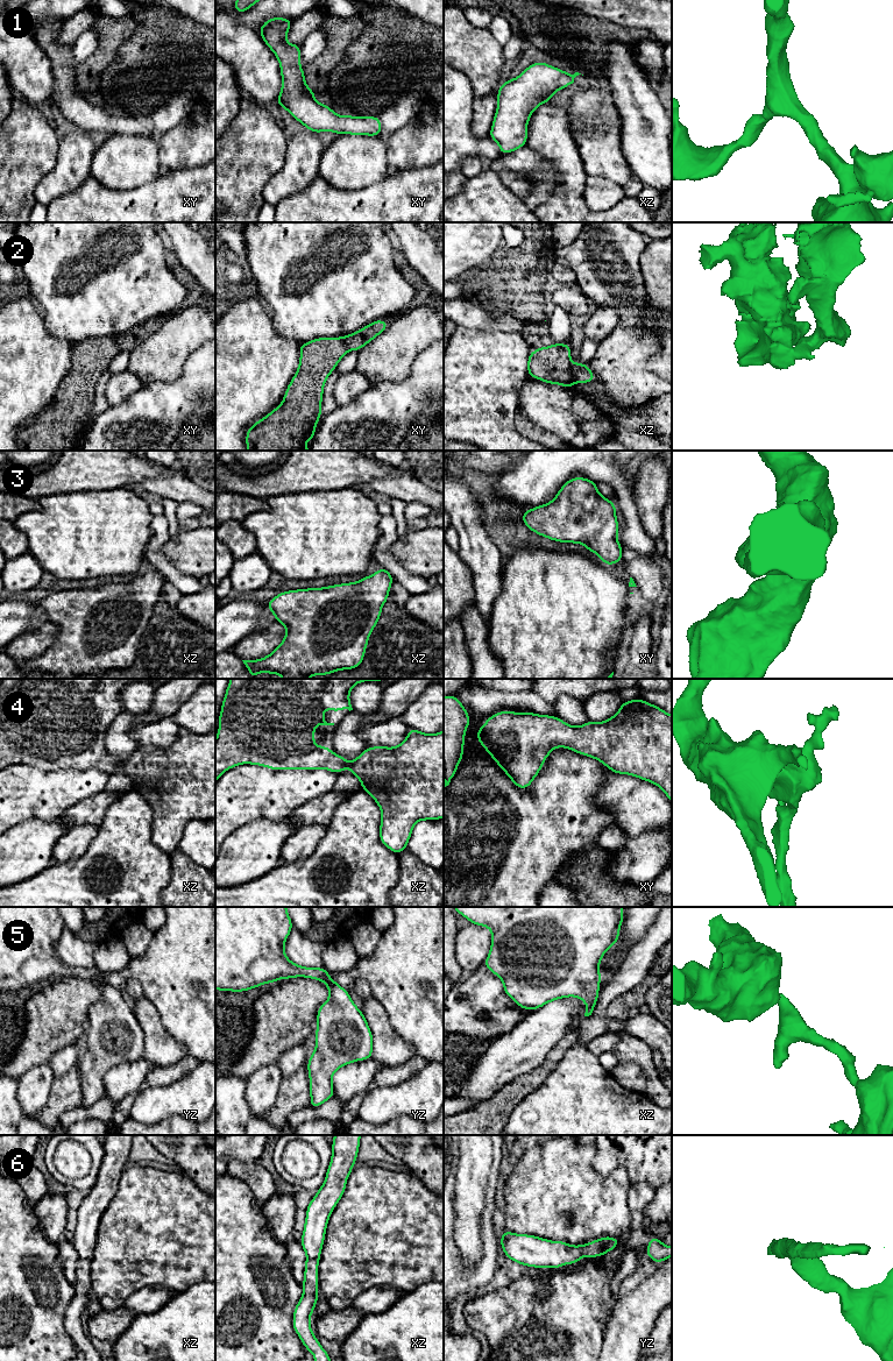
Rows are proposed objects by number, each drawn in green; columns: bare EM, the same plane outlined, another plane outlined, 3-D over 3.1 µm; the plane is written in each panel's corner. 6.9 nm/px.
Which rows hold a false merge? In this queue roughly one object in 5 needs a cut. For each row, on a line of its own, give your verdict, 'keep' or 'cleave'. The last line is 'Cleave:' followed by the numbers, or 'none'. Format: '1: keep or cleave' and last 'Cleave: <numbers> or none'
1: keep
2: keep
3: keep
4: keep
5: keep
6: keep
Cleave: none

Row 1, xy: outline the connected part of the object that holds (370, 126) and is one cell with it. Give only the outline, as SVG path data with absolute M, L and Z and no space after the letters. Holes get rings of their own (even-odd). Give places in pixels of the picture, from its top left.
M271 17L257 30L279 62L282 88L276 100L278 106L284 107L293 119L317 134L334 132L338 135L381 135L380 116L342 116L314 99L316 92L306 85L304 69L300 68L300 43L286 42L292 21L292 19Z

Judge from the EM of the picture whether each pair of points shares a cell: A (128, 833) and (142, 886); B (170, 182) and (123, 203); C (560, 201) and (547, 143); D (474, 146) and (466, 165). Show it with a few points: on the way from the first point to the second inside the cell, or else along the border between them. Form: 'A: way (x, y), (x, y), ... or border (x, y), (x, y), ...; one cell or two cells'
A: way (128, 845), (130, 873); one cell
B: way (158, 193), (153, 199), (135, 199); one cell
C: way (567, 188), (567, 163), (561, 157); one cell
D: border (479, 158), (465, 158), (459, 172); two cells

